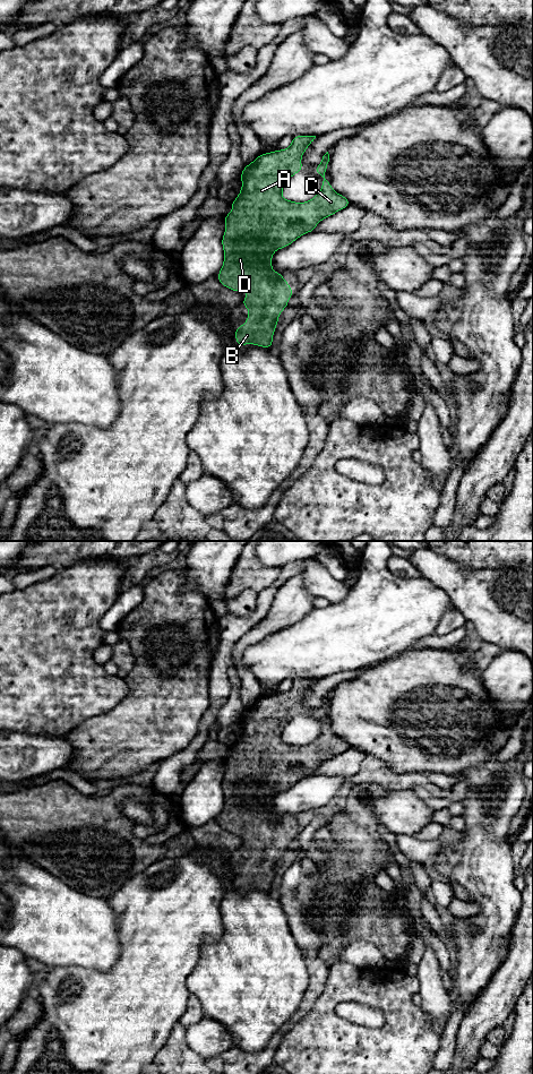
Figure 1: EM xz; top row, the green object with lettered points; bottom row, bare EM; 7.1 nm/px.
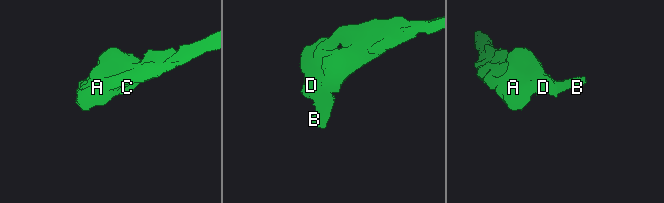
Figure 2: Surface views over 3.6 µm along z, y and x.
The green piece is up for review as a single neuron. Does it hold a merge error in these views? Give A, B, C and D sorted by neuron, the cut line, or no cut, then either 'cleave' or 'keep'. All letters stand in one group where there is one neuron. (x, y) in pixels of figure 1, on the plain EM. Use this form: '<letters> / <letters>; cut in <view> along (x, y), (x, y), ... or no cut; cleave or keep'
A B C D; no cut; keep

